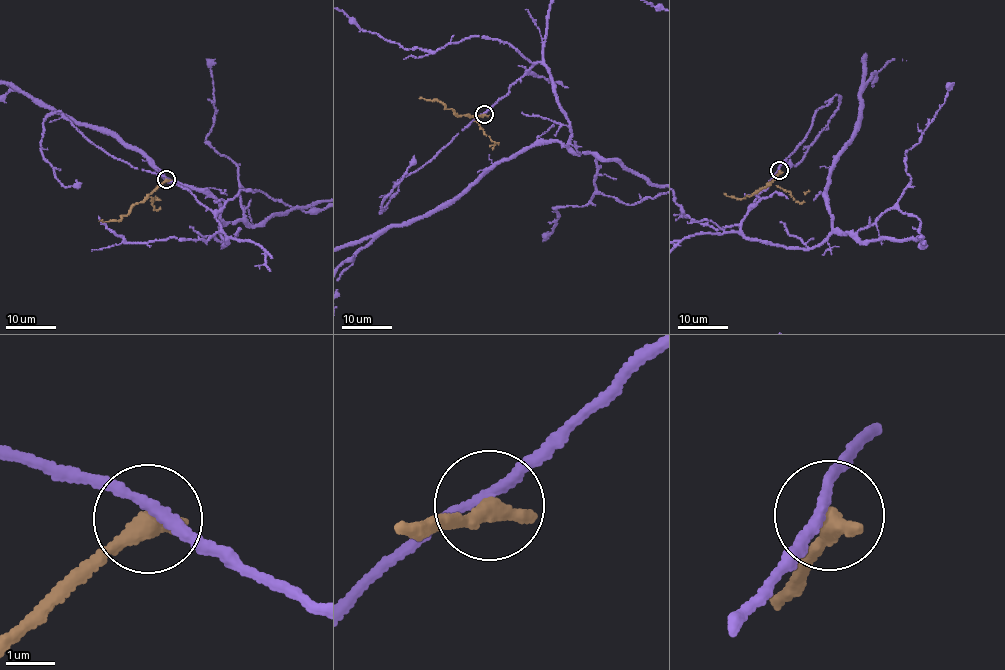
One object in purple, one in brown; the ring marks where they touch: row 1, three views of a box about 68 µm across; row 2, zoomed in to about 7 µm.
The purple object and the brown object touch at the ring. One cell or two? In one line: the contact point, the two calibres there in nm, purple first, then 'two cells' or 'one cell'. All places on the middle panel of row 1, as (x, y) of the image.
at (484, 114); 220 nm thick on the purple side, 440 nm on the other; two cells

